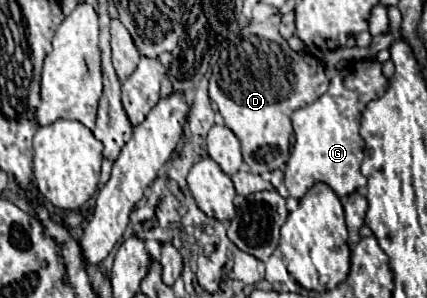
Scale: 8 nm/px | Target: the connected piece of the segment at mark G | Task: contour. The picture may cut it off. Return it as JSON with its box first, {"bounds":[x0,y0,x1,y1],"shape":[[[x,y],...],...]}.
{"bounds":[284,60,387,200],"shape":[[[377,60],[349,62],[347,68],[335,72],[329,90],[317,102],[293,112],[291,124],[295,130],[295,144],[284,172],[285,186],[293,198],[299,200],[305,196],[315,182],[329,184],[337,196],[347,196],[365,188],[367,178],[359,170],[365,148],[359,136],[359,122],[365,104],[379,98],[385,88],[387,78],[381,74],[381,64]]]}

